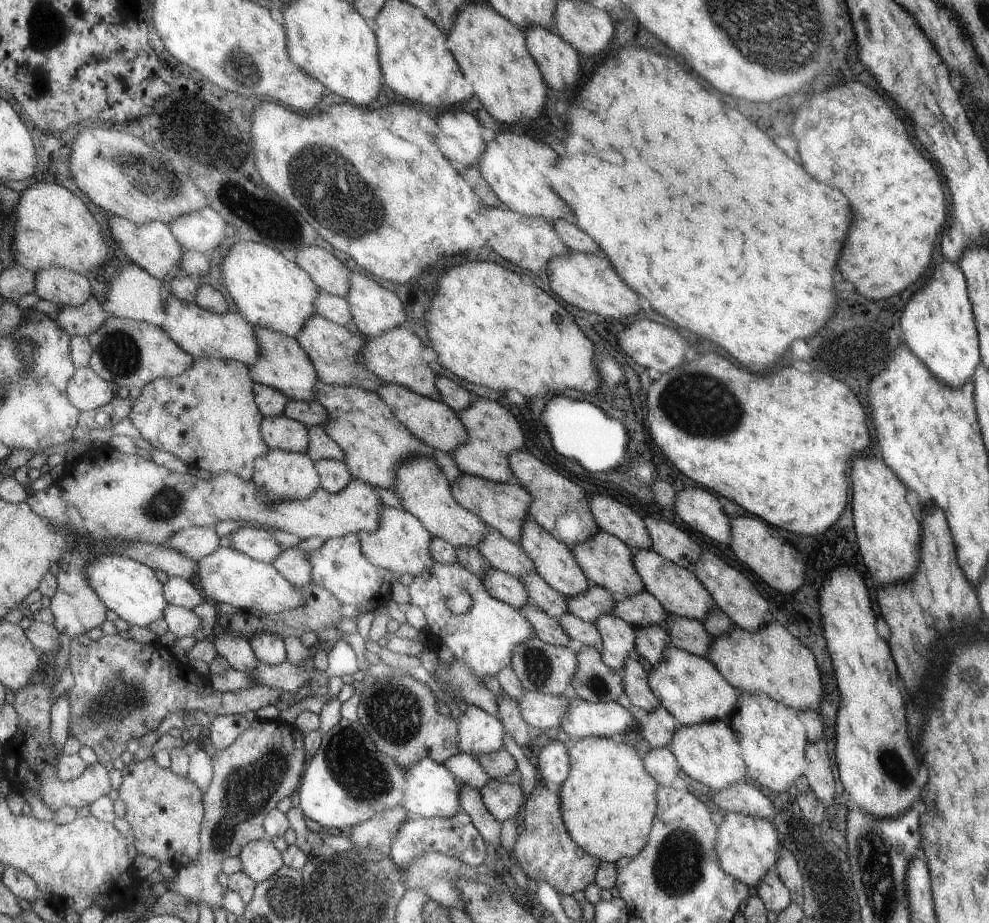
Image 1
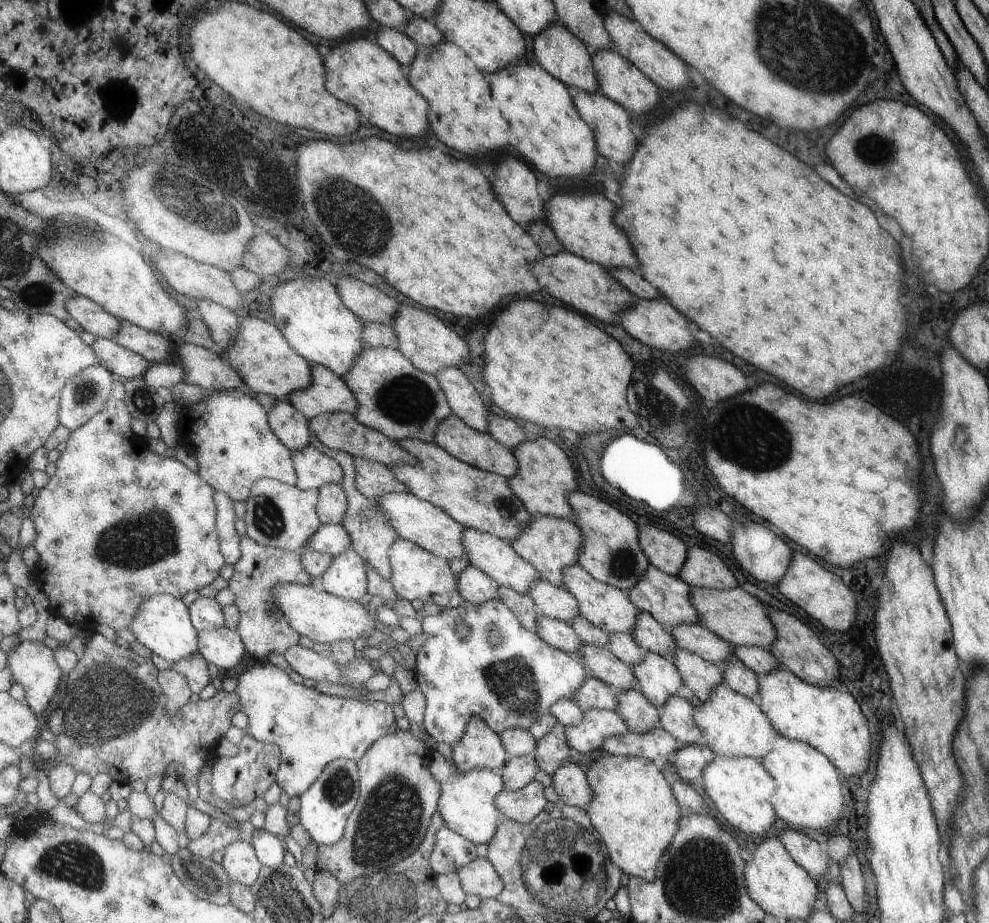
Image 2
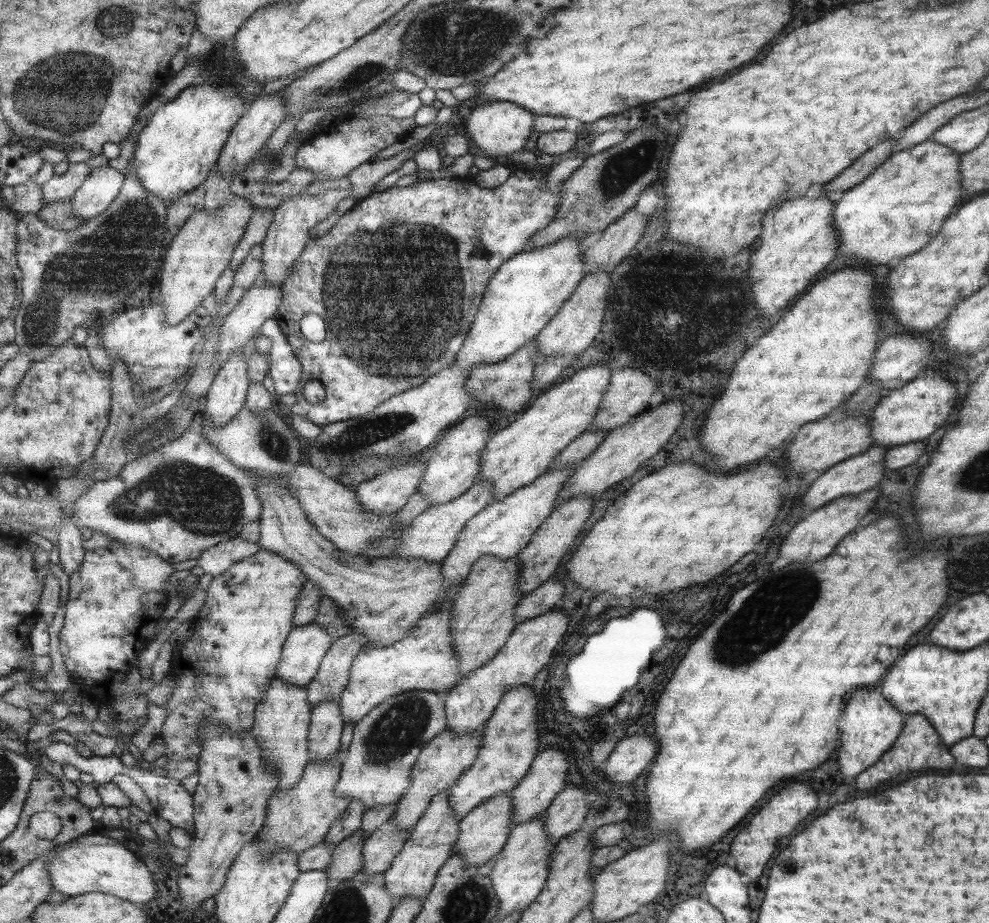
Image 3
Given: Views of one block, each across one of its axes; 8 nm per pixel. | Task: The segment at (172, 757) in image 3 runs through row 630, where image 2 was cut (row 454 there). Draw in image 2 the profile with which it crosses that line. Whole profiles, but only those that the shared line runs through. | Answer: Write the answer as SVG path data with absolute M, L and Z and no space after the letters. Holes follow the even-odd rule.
M242 388L213 391L194 407L195 415L179 429L179 445L197 461L196 474L213 490L227 494L231 500L247 500L251 486L259 478L277 479L293 486L296 474L290 450L274 434L266 413L255 398L243 394Z

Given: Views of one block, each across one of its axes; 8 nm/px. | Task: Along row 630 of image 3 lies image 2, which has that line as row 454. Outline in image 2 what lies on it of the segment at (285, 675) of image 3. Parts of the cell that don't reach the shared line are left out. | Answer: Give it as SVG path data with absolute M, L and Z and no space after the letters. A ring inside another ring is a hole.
M309 444L301 450L290 451L298 490L318 490L327 483L342 481L342 466L327 454Z

